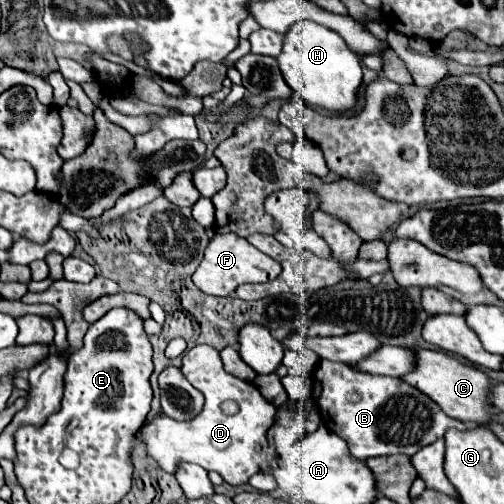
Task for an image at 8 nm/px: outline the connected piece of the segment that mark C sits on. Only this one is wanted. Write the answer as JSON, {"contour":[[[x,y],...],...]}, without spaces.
{"contour":[[[410,347],[410,349],[414,351],[416,363],[410,373],[400,377],[402,381],[406,381],[408,385],[416,387],[424,395],[428,395],[432,401],[436,401],[446,415],[460,419],[468,425],[488,423],[492,419],[492,407],[486,401],[488,387],[492,385],[492,381],[488,379],[488,375],[484,371],[480,371],[478,367],[460,363],[456,357],[452,357],[444,351],[428,351],[422,347]]]}

